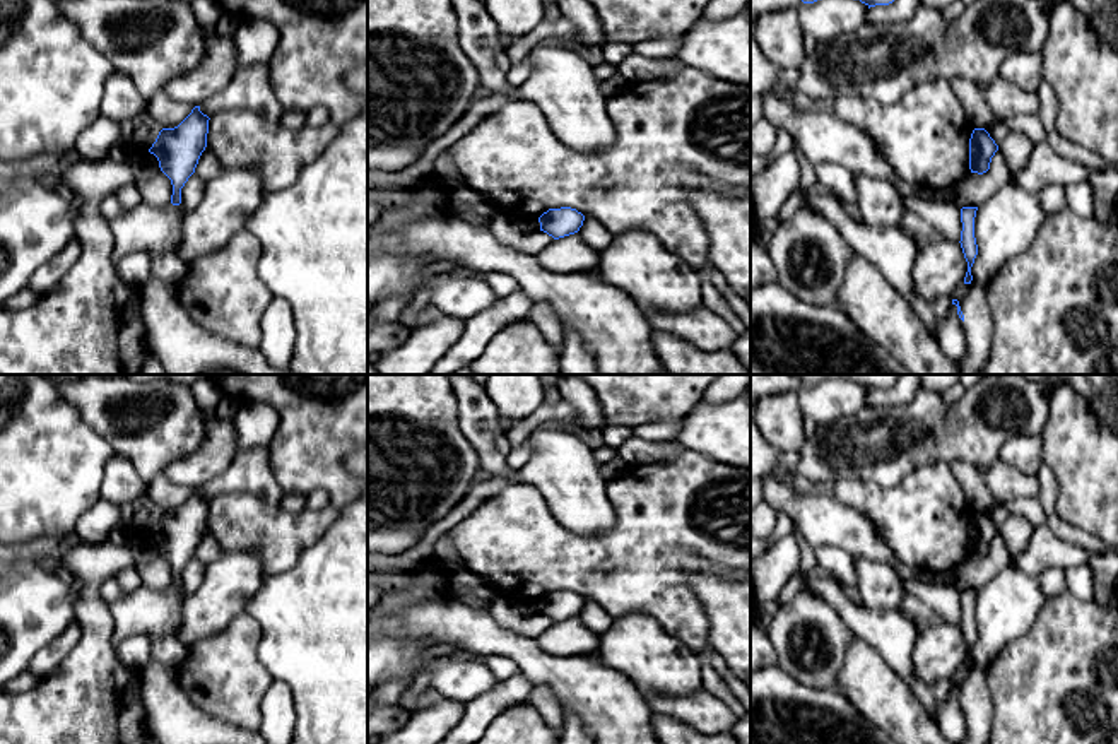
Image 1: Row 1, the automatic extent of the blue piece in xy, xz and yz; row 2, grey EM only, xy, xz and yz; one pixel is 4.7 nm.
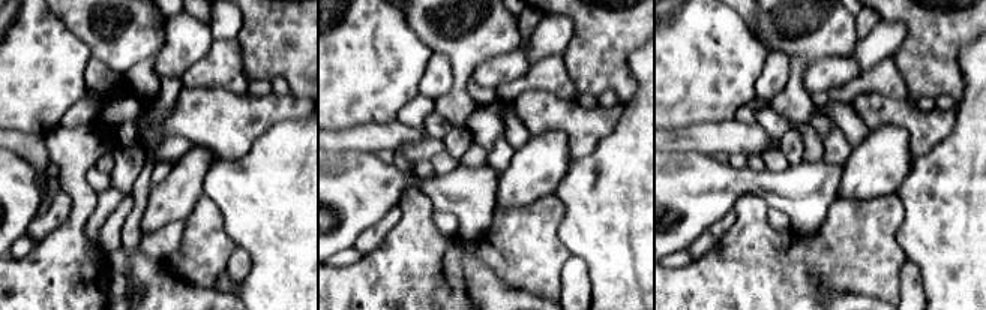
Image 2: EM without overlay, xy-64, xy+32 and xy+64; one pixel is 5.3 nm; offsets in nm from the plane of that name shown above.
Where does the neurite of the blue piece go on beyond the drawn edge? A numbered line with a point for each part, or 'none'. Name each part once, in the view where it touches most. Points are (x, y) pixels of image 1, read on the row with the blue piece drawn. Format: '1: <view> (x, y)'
none

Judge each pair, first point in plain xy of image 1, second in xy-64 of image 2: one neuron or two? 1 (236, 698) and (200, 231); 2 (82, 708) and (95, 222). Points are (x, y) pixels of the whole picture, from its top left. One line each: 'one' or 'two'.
1: one
2: two

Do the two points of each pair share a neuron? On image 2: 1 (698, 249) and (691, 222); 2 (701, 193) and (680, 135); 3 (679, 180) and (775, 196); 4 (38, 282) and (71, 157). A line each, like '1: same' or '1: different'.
1: different
2: different
3: same
4: same

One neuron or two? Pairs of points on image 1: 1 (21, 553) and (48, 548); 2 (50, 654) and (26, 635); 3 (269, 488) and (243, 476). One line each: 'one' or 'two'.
1: one
2: two
3: one

